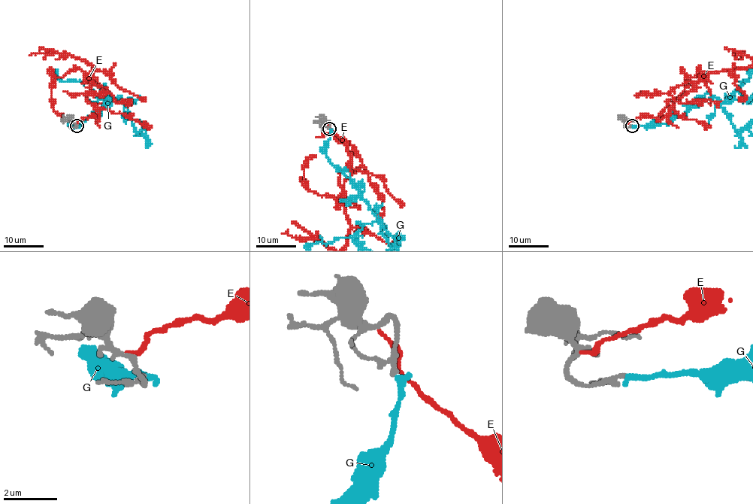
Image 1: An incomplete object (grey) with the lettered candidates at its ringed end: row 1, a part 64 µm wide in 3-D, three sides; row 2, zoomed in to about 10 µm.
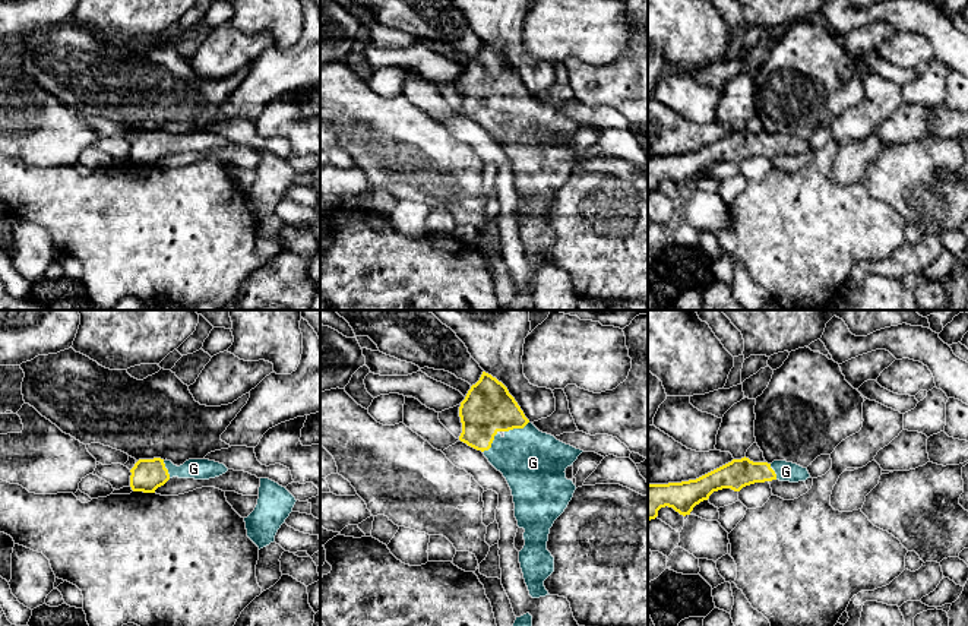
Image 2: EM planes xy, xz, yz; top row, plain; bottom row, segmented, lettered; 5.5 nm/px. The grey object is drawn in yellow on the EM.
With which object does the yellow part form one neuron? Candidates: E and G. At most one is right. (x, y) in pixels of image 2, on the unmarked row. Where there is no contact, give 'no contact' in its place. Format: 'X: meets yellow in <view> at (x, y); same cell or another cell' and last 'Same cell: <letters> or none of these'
E: no contact; another cell
G: meets yellow in xz at (516, 100); same cell
Same cell: G

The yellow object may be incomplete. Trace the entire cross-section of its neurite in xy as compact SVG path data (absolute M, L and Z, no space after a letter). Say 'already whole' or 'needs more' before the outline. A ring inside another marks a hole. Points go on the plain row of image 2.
needs more; M161 130L139 132L130 142L130 159L133 164L155 165L173 149L209 152L227 143L228 140L224 136L209 132L189 132L180 139Z

